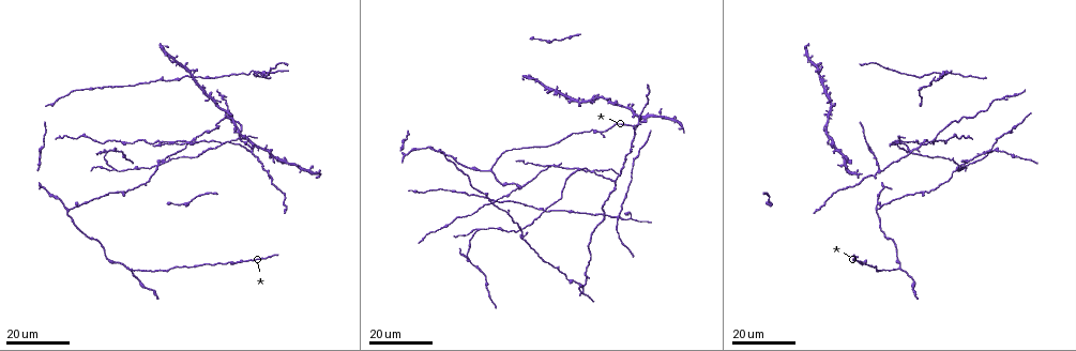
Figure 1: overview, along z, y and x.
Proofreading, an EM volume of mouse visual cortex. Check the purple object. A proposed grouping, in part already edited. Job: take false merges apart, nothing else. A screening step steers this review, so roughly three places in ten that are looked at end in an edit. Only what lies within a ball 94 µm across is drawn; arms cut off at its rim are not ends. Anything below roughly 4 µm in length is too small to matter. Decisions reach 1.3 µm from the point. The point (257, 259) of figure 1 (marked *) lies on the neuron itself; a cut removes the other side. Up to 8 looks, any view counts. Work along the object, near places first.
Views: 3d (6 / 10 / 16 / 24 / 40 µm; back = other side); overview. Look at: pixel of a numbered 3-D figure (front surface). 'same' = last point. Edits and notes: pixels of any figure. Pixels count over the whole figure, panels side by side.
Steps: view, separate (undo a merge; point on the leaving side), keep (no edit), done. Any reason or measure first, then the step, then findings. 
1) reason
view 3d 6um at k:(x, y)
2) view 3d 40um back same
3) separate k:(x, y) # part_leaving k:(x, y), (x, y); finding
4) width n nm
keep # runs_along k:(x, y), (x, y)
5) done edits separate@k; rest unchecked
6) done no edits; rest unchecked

small branch off a trunk
view 3d 16um at 1:(521, 229)

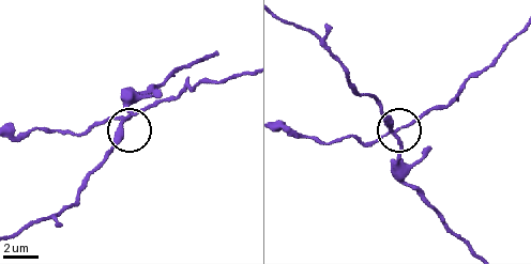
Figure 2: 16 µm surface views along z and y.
view 3d 6um at 2:(395, 133)

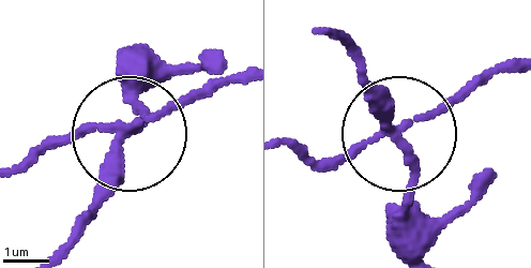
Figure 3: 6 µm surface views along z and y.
arms 4
separate 3:(65, 143) # part_leaving 3:(124, 122), (246, 76); two neurons meet here

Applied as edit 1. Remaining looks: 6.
four arms meet
view 3d 16um at 1:(618, 218)

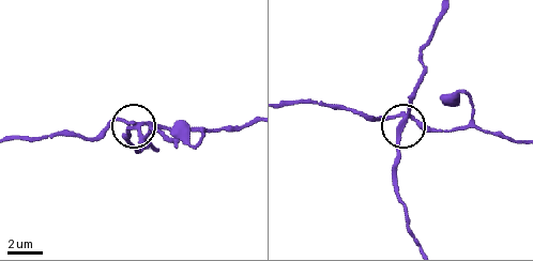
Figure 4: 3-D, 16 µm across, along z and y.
view 3d 6um at 4:(137, 127)

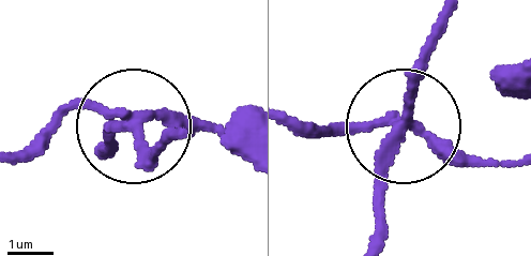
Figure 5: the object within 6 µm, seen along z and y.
view 3d 6um back at 5:(132, 119)

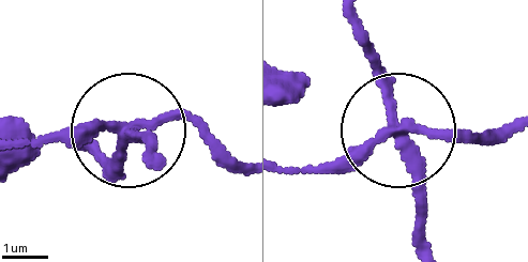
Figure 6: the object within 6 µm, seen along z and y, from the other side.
width 250 nm
separate 6:(154, 136) # part_leaving 6:(392, 129), (362, 18); two neurons meet here

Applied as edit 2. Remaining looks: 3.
view 3d 16um at 1:(608, 101)

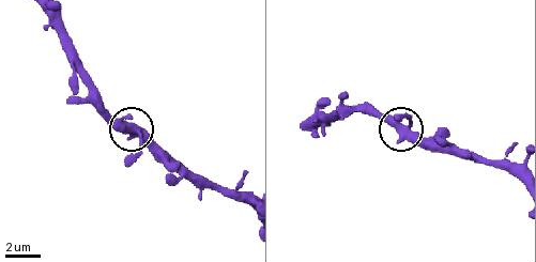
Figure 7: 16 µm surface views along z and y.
closer look
view 3d 10um at 7:(407, 126)

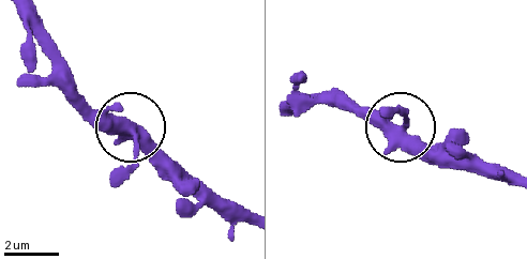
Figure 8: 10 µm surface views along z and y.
width 410 nm
keep # runs_along 8:(247, 222), (220, 215), (132, 130), (137, 160), (119, 185); all the same neuron

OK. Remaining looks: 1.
done edits separate@3, separate@6; rest unchecked

